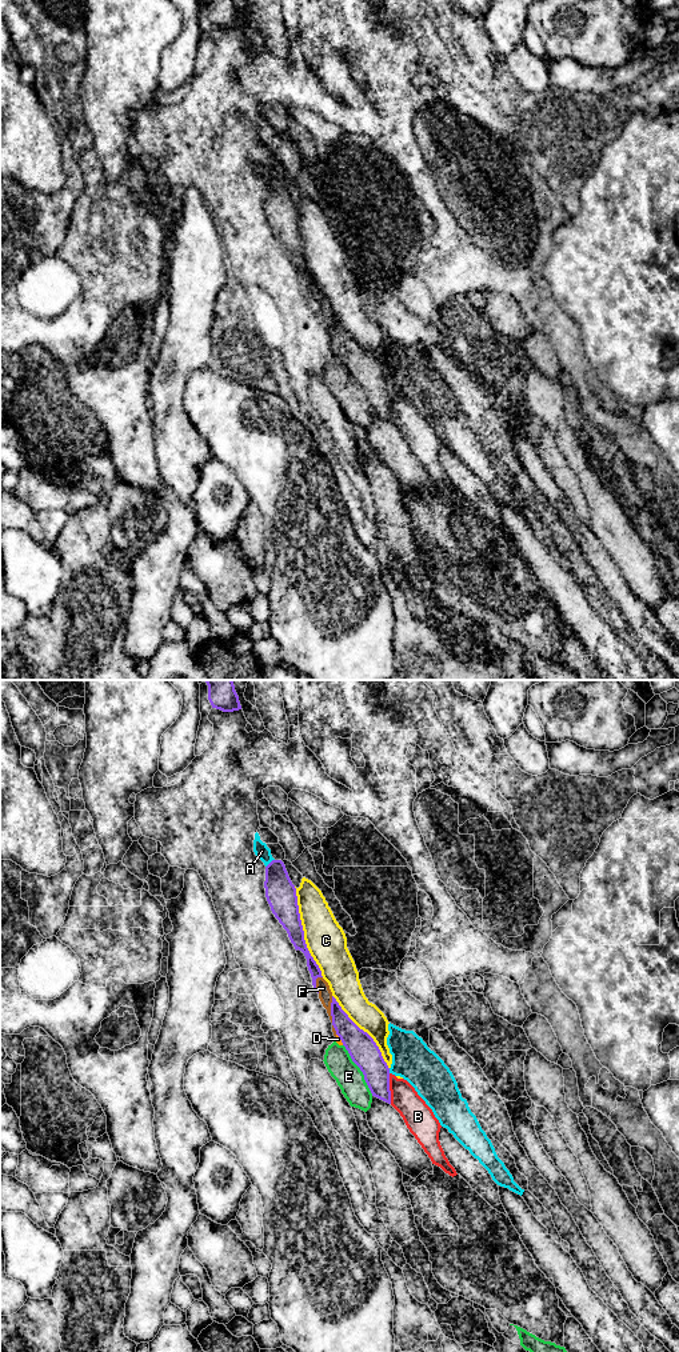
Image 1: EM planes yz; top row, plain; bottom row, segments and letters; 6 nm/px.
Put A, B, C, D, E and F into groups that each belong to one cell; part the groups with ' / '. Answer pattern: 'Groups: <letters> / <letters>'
Groups: A / B / C / D F / E

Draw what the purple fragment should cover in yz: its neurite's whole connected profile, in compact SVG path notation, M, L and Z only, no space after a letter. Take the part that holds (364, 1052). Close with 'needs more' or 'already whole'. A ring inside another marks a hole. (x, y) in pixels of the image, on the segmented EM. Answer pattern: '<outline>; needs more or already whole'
M333 996L331 1016L336 1035L363 1072L372 1096L391 1104L390 1068L374 1039L348 1017Z; already whole

